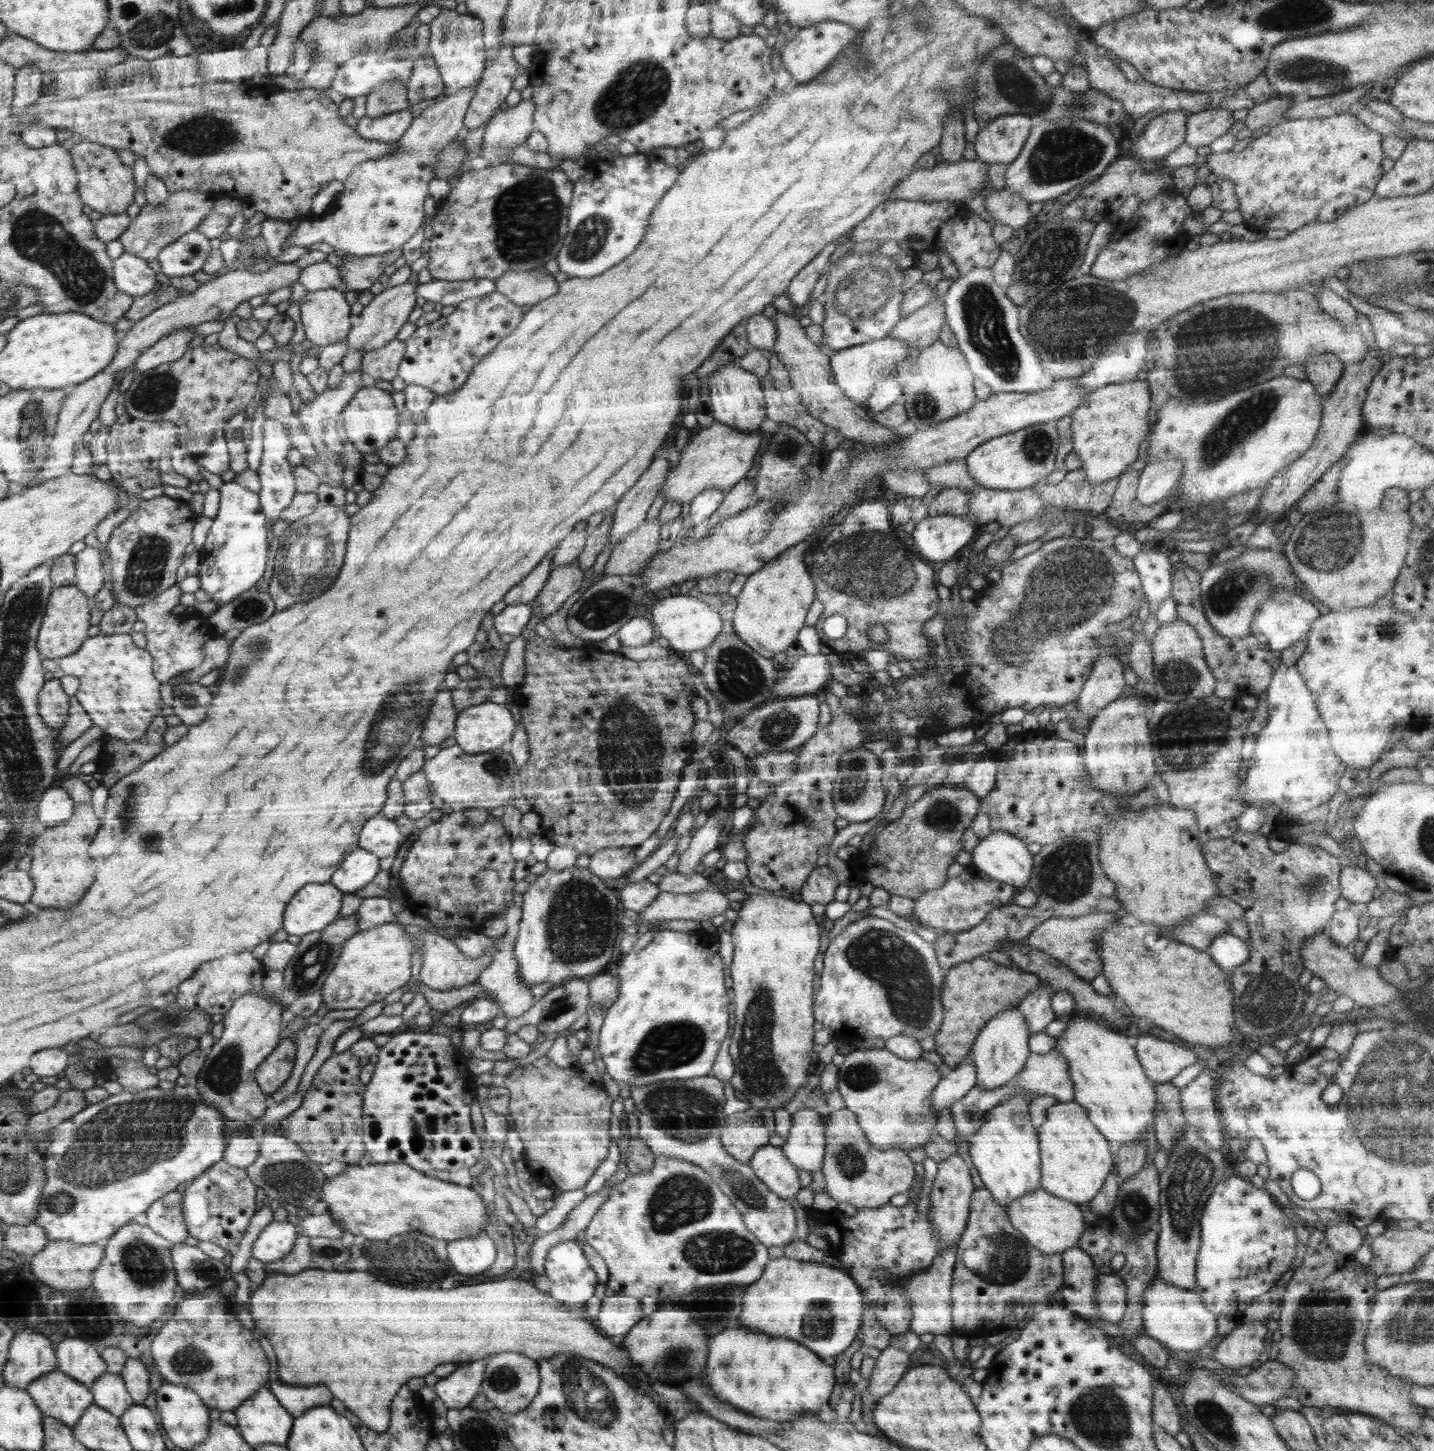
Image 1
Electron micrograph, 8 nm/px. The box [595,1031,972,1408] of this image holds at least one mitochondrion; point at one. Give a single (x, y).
(681, 1202)

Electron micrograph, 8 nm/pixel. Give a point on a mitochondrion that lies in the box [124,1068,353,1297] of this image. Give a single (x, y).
(296, 1181)

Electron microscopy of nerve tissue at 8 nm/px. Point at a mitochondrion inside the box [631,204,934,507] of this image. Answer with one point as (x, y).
(864, 292)

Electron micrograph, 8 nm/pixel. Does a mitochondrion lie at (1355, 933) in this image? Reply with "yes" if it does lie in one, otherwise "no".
no

